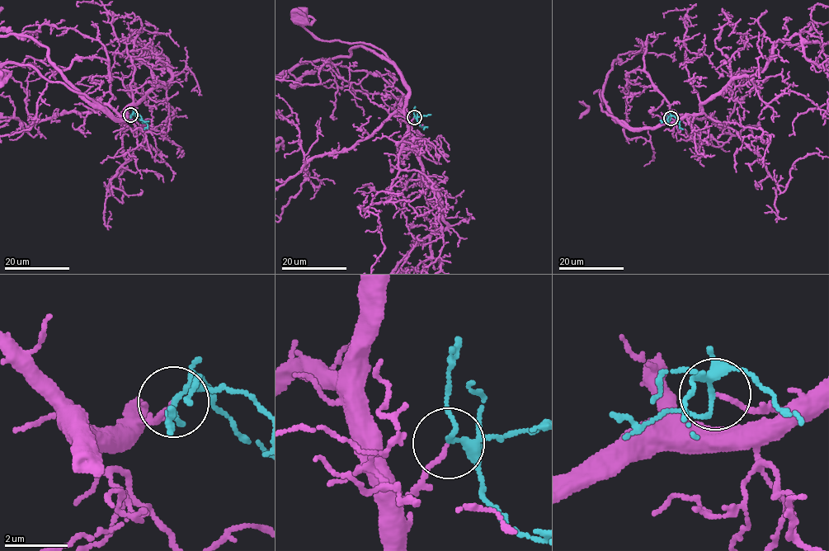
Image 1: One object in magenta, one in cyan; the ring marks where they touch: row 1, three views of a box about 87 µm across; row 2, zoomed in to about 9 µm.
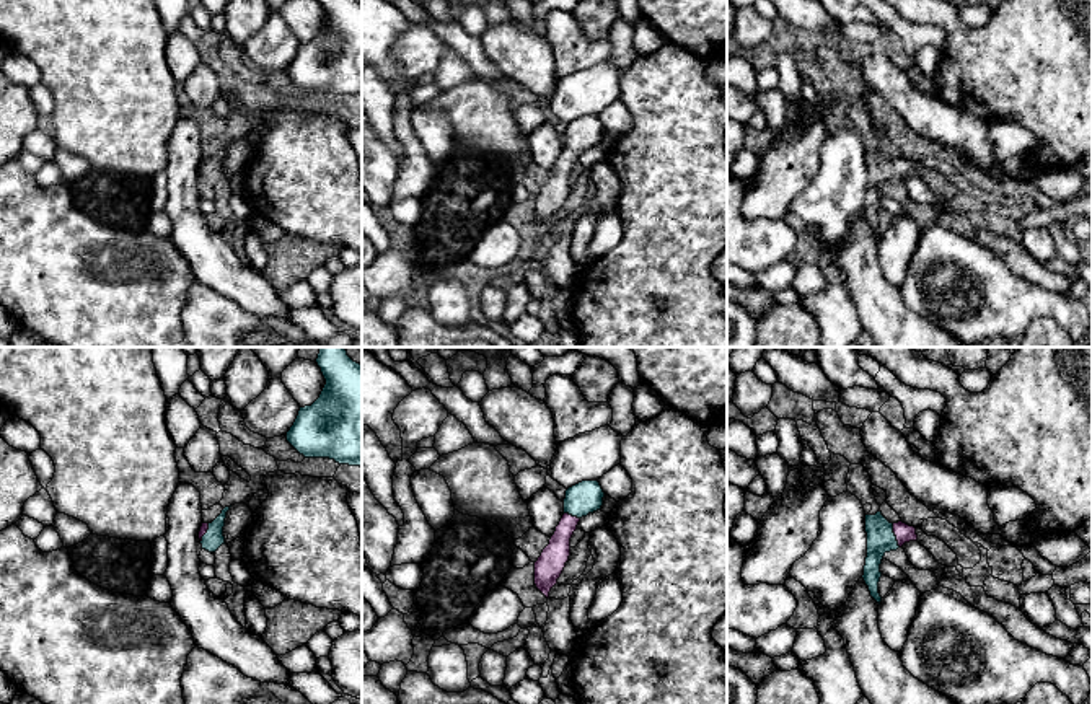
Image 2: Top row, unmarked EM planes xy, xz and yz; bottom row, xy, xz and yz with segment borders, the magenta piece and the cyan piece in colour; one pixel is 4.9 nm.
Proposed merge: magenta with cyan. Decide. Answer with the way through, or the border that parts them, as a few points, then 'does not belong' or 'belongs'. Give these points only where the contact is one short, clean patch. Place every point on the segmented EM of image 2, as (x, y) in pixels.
way yz (905, 533), (895, 535), (880, 538); belongs

